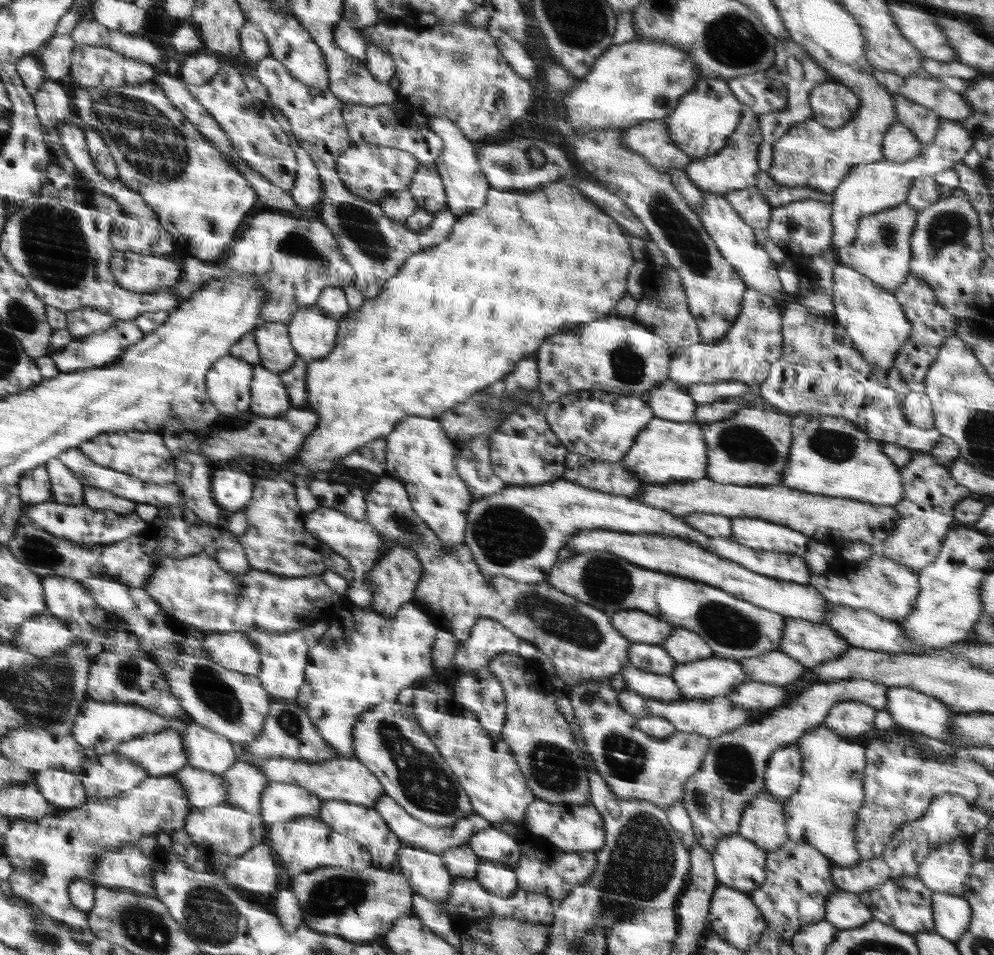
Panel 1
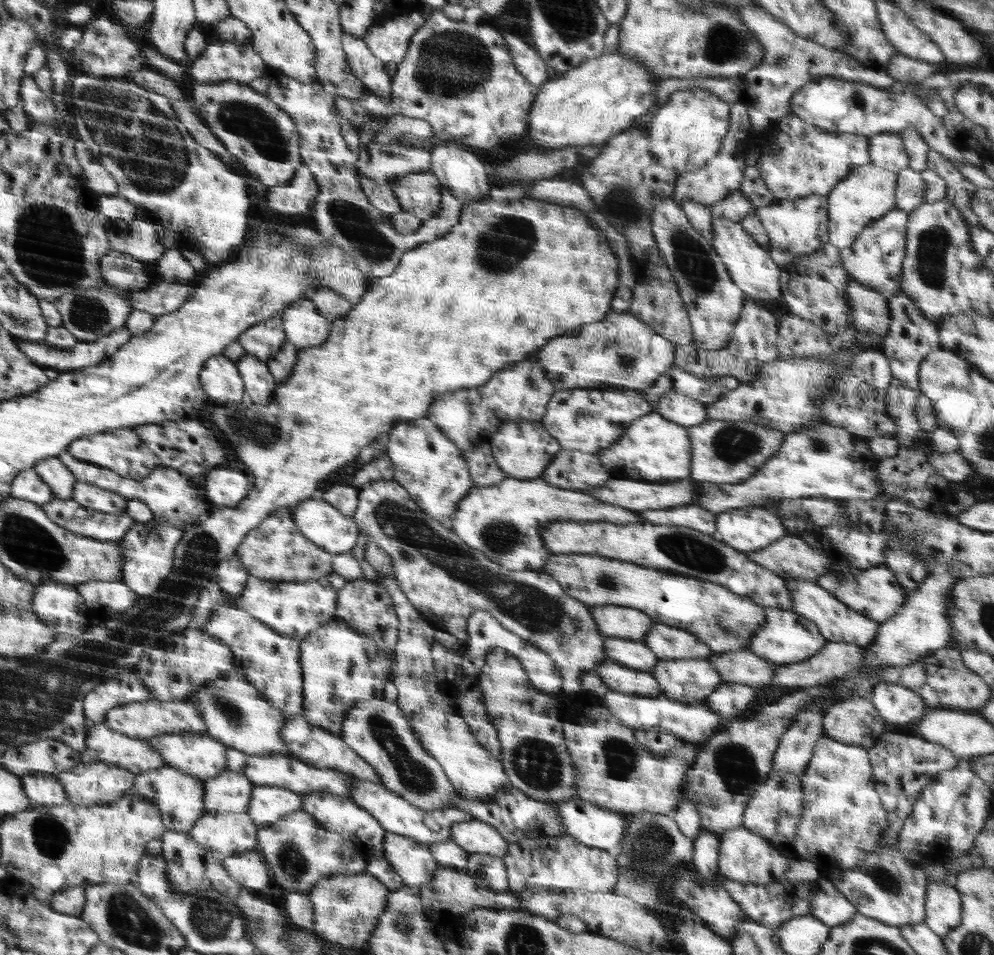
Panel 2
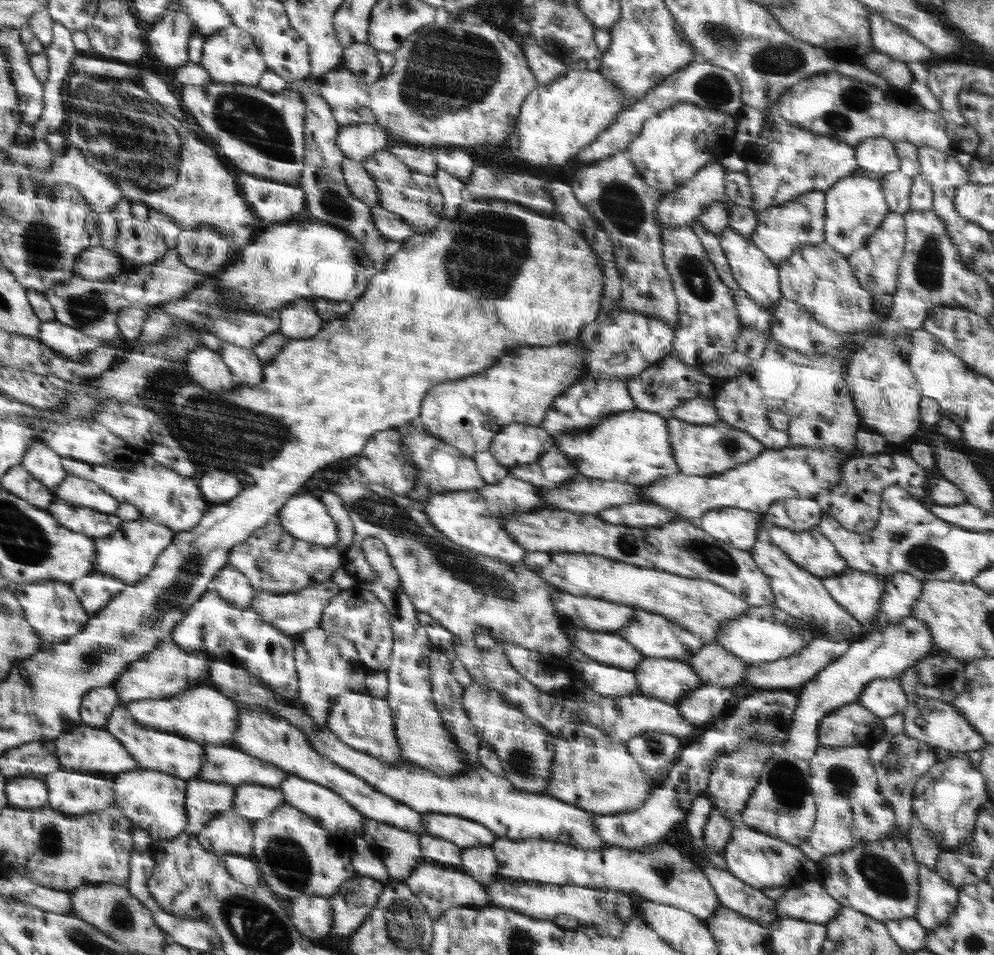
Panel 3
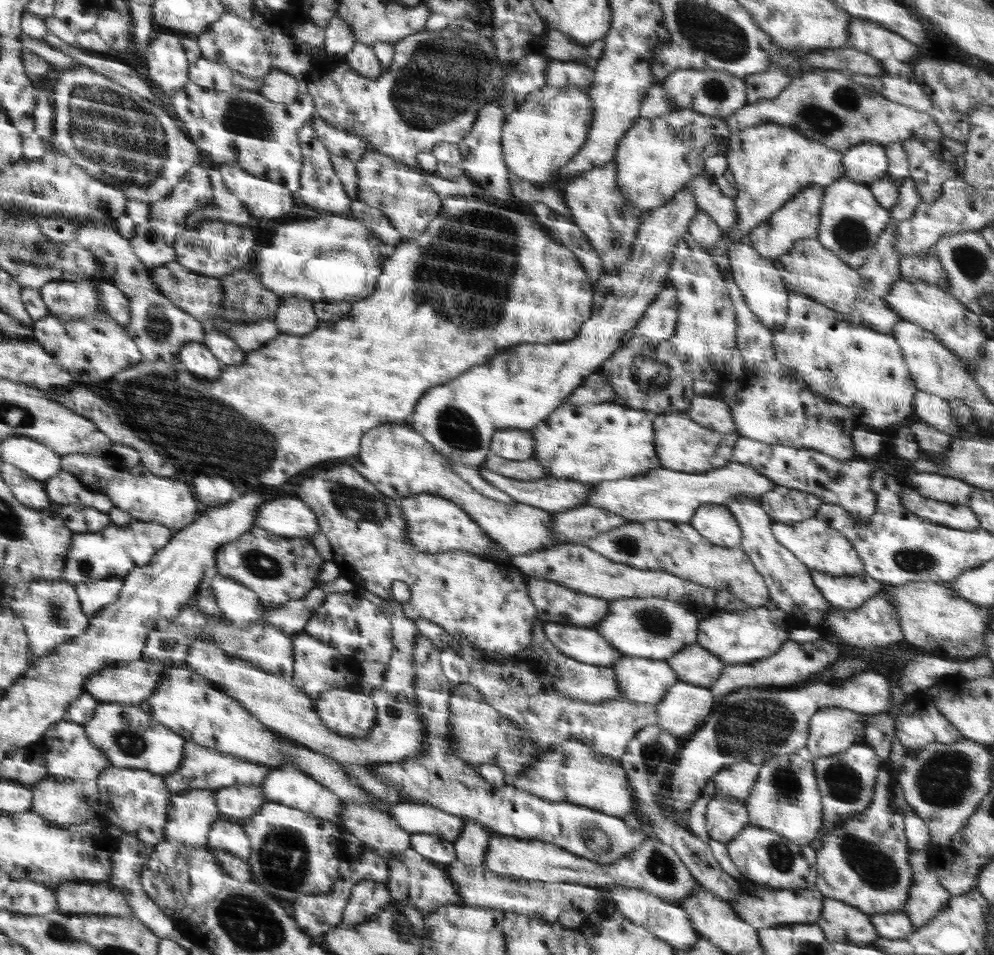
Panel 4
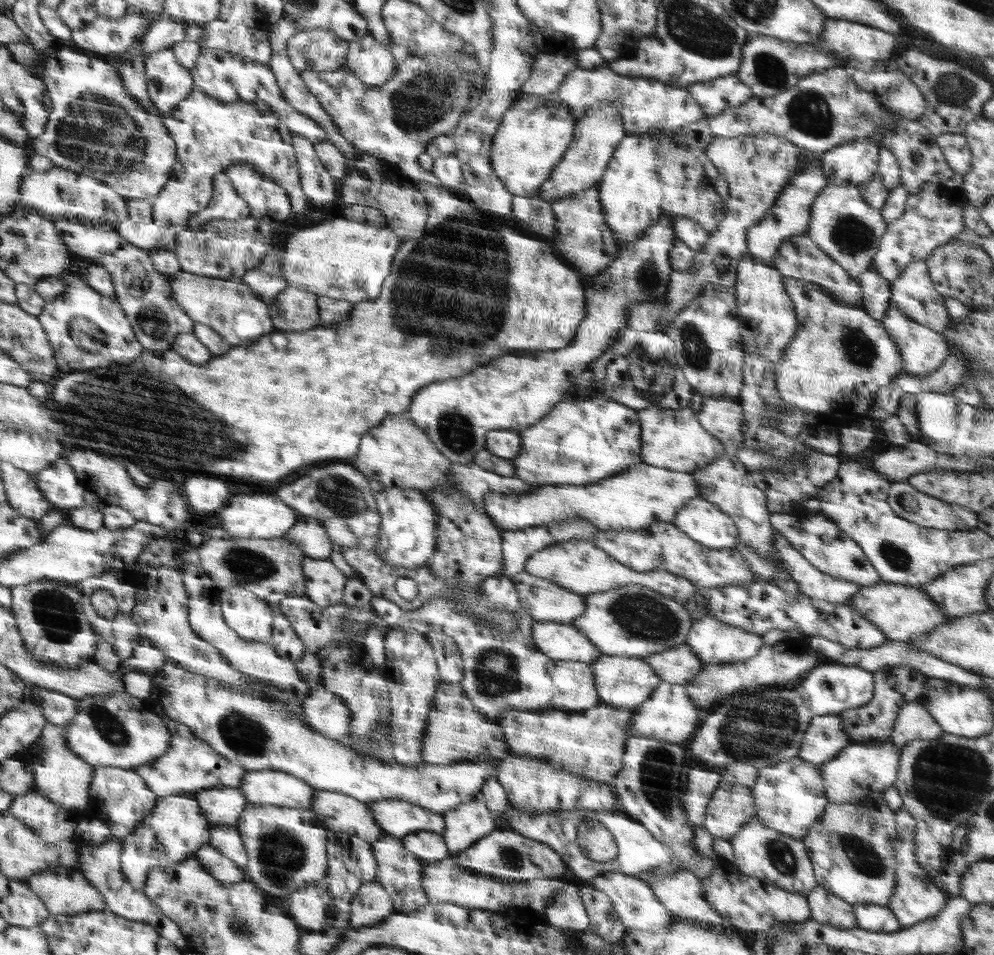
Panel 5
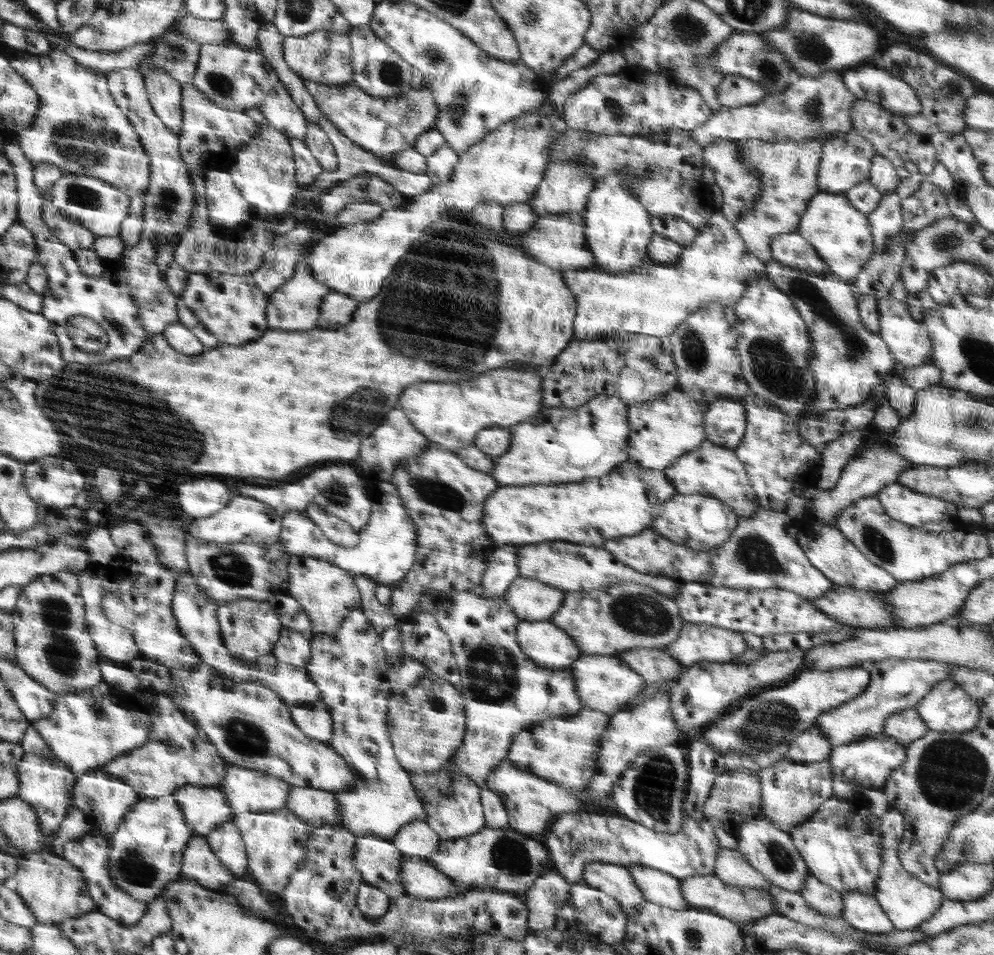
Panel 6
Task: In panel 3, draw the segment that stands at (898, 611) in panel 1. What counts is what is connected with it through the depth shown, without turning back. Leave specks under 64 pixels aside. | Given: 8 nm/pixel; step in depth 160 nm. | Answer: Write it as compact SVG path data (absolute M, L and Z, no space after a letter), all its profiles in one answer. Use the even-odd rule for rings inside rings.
M847 567L821 581L830 596L867 628L877 615L887 578Z

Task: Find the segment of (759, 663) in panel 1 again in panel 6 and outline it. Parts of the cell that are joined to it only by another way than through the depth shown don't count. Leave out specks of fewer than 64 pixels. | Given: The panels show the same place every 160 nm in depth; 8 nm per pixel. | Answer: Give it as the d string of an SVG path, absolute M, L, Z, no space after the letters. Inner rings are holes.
M662 649L626 650L615 656L624 660L624 663L628 664L636 674L642 675L647 683L678 681L680 674L683 674L686 669L674 657L668 655L667 650Z

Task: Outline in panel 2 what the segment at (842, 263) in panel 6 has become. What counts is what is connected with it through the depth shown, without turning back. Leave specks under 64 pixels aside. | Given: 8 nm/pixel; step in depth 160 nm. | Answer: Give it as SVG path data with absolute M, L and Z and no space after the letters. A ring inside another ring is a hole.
M873 164L856 166L827 196L829 215L829 244L838 249L852 247L862 229L895 209L898 173Z

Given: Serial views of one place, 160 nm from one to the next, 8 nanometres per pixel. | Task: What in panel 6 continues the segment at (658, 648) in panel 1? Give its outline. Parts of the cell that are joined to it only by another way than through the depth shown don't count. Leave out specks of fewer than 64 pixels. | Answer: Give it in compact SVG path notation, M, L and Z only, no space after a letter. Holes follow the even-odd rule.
M549 620L520 621L516 631L524 654L538 666L564 670L583 656L574 638Z

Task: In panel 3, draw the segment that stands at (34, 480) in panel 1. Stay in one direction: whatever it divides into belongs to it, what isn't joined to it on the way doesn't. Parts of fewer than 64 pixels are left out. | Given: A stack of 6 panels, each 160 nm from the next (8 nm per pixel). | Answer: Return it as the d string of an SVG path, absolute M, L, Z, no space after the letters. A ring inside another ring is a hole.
M20 465L7 470L1 485L18 498L23 498L26 502L32 503L32 506L41 509L46 509L44 506L52 504L54 498L54 493L49 487L44 486L44 483L33 476L31 471Z

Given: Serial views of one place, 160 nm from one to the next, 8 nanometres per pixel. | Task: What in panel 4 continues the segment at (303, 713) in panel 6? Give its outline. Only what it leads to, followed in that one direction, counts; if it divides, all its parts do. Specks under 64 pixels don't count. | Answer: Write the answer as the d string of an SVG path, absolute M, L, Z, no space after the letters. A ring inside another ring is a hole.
M332 689L314 704L327 728L344 737L366 738L379 721L370 690Z

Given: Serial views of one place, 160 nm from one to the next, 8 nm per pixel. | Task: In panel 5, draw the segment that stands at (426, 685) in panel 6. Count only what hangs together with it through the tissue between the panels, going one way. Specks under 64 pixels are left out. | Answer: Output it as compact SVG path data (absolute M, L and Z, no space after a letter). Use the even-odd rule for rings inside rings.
M460 683L440 684L440 690L436 690L436 702L430 710L426 738L423 740L423 762L451 765L458 761L486 759L496 766L499 760L511 756L502 726L488 721L482 712L472 706L466 694Z

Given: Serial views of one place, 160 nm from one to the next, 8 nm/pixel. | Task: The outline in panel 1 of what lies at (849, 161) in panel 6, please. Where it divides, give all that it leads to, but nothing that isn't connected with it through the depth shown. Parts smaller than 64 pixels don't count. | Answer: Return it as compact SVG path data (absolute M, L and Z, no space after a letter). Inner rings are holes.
M894 122L885 132L883 138L883 158L894 162L907 162L919 155L921 146L921 142L910 129L902 123Z

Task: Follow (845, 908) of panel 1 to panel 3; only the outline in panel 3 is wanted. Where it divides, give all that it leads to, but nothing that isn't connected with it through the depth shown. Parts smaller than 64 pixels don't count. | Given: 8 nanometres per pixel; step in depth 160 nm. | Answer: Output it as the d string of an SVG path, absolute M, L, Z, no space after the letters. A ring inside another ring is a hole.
M804 881L775 900L779 918L797 918L825 925L843 906L832 898L820 881Z

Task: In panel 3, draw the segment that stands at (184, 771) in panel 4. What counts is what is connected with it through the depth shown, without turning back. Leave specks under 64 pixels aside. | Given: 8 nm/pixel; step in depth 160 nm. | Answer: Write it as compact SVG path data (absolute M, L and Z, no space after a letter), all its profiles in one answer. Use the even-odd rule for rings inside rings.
M209 745L198 779L239 785L278 787L290 775L282 767L249 755L232 745Z

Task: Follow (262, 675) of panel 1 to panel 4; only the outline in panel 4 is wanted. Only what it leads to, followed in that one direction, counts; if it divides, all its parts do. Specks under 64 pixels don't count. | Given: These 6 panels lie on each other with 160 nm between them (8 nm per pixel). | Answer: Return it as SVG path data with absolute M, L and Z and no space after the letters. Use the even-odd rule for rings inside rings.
M204 582L199 584L192 602L183 605L183 609L175 617L175 620L170 620L165 625L156 628L156 632L150 633L142 659L160 665L183 667L189 644L192 644L192 641L196 639L212 642L220 647L220 650L224 650L225 655L232 656L232 658L234 656L244 658L244 662L254 662L256 666L276 674L276 678L288 678L290 682L293 682L292 636L271 625L264 617L260 621L254 622L248 630L240 630L236 624L223 618L223 614L216 604L216 599L213 597L212 589Z

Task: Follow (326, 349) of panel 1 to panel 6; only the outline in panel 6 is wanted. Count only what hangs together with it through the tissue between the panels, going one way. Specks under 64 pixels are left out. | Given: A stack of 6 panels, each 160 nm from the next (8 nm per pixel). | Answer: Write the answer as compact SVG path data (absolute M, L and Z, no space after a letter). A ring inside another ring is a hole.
M300 260L295 273L283 284L282 288L268 295L270 299L270 304L267 306L268 328L288 330L288 332L316 328L316 320L320 316L320 305L323 298L331 291L330 287L316 280L304 260Z

